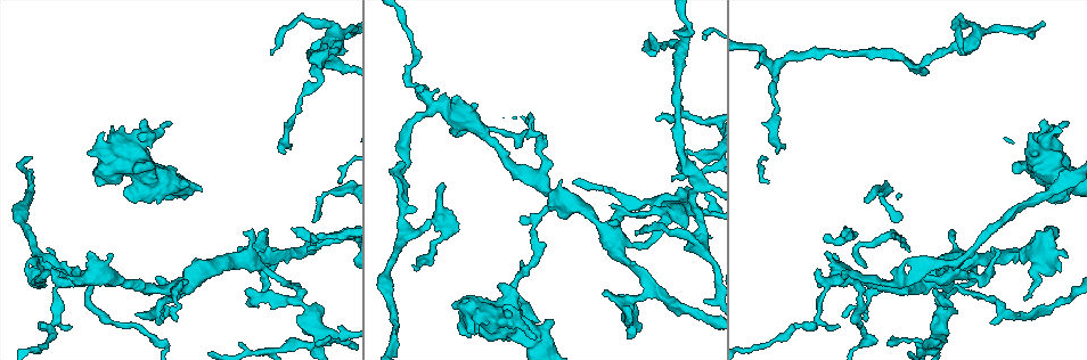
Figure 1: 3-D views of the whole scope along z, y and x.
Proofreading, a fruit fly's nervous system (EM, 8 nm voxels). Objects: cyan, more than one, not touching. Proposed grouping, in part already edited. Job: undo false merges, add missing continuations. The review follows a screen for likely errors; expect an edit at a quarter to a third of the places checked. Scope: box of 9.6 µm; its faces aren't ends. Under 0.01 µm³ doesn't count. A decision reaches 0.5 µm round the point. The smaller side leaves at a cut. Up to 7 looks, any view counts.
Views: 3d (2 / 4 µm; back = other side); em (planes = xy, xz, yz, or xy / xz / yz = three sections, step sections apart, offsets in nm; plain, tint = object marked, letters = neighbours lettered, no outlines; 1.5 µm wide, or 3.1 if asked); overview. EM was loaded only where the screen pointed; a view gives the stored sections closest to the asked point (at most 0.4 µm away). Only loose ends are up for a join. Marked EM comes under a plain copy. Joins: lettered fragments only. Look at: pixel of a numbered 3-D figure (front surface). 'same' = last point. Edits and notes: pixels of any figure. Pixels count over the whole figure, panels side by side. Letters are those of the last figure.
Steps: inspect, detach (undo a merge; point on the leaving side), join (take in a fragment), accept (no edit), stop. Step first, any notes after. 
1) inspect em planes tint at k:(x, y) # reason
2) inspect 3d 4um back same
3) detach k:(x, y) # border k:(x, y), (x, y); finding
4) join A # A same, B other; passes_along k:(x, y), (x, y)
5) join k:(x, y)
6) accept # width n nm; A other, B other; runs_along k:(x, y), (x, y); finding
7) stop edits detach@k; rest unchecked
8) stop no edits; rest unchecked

inspect 3d 2um back at 1:(534, 337) # branch stops here

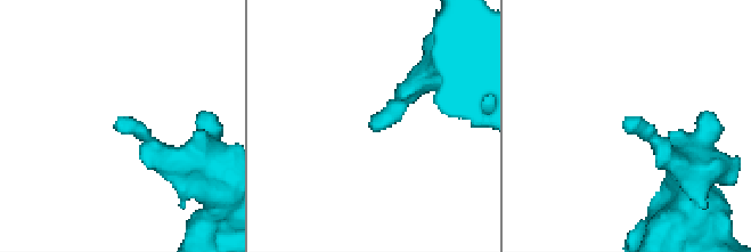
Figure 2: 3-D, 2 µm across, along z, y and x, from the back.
inspect em planes tint at 2:(118, 118)

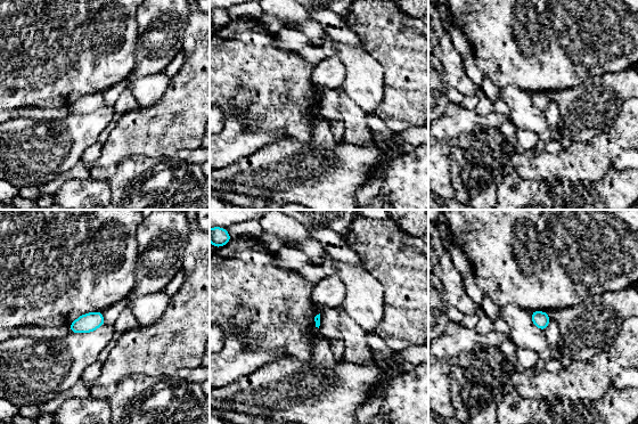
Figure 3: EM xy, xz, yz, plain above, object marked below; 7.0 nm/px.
inspect em planes letters same

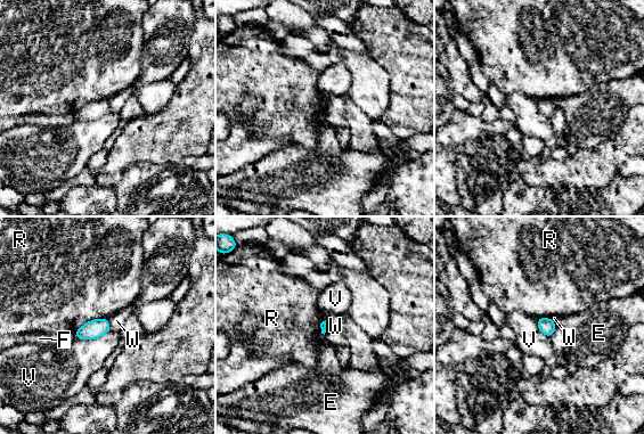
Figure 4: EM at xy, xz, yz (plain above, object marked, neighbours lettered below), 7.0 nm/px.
accept # E other, F other, R other, V other, W other; border 4:(106, 318), (111, 329); none of them fits

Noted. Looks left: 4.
inspect 3d 4um at 1:(333, 69) # arms part here

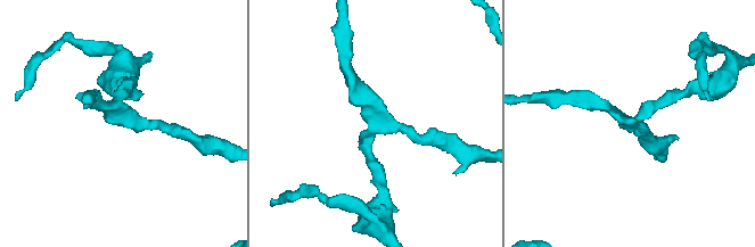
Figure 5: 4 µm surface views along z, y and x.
inspect em planes tint at 5:(373, 128) # arms 3; arm_widths 170, 190, 200 nm

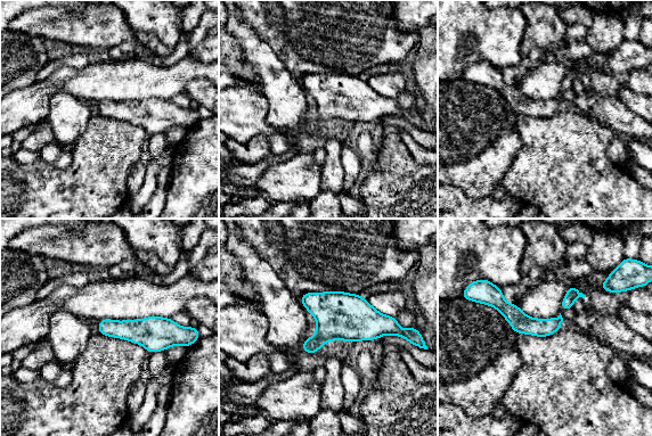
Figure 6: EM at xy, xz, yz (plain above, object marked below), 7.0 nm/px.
inspect em planes letters same # see the neighbours

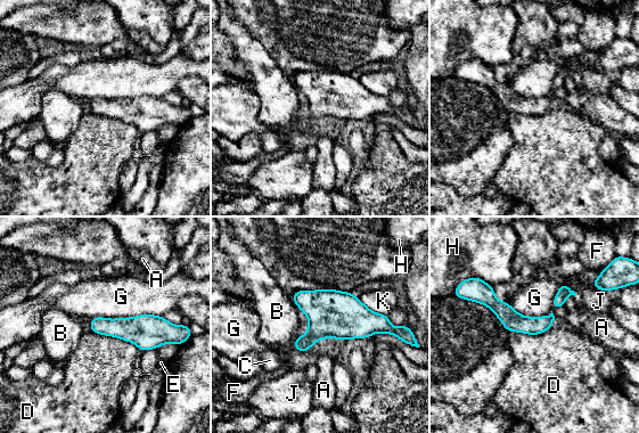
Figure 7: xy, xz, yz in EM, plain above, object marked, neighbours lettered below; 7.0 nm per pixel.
accept # longest_contact G 500 nm; A other, B other, C other, D other, E other, F other, G other, H other, J other, K other; continuous, no second neuron

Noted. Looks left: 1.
stop no edits; rest unchecked

